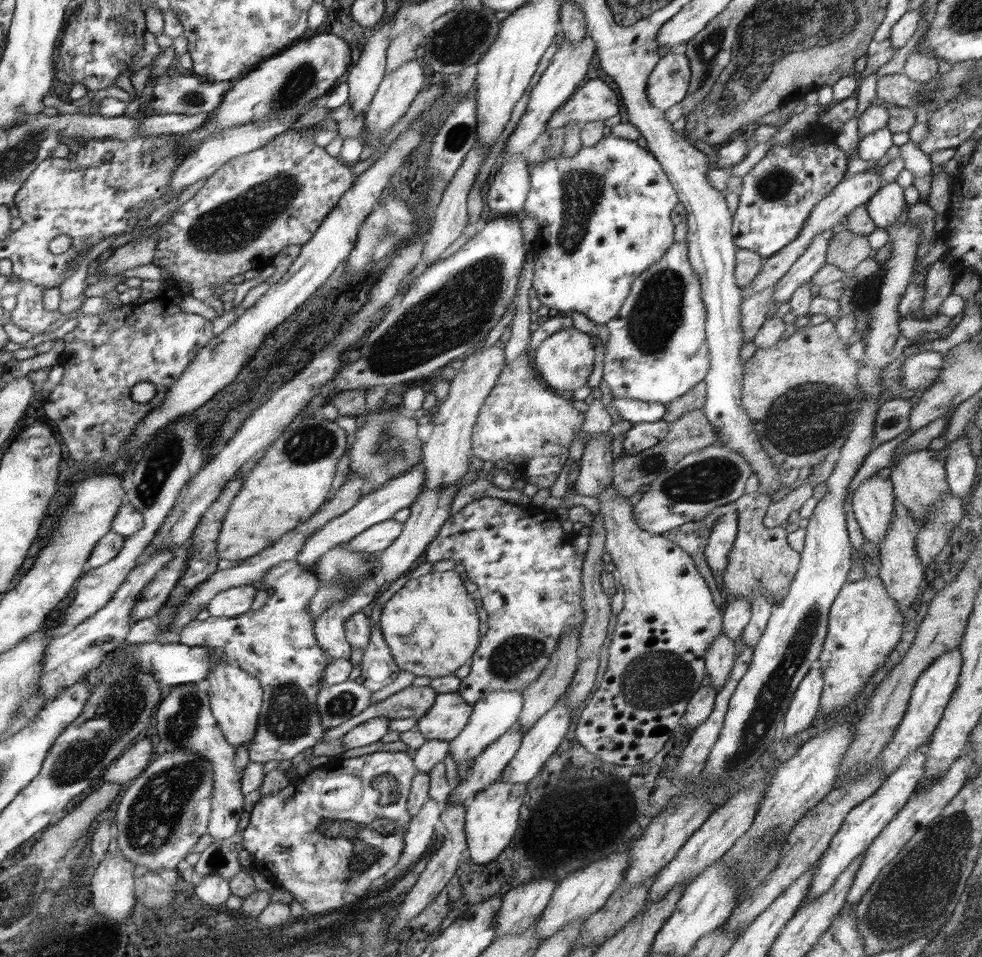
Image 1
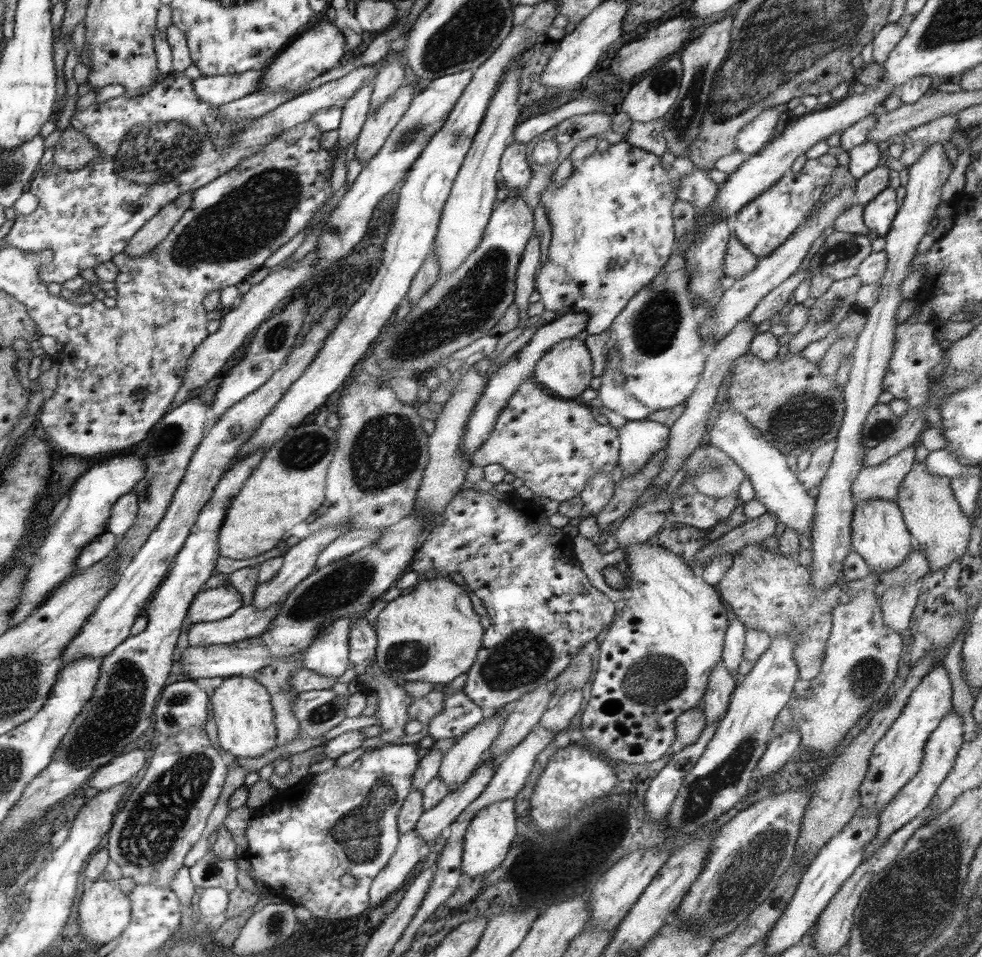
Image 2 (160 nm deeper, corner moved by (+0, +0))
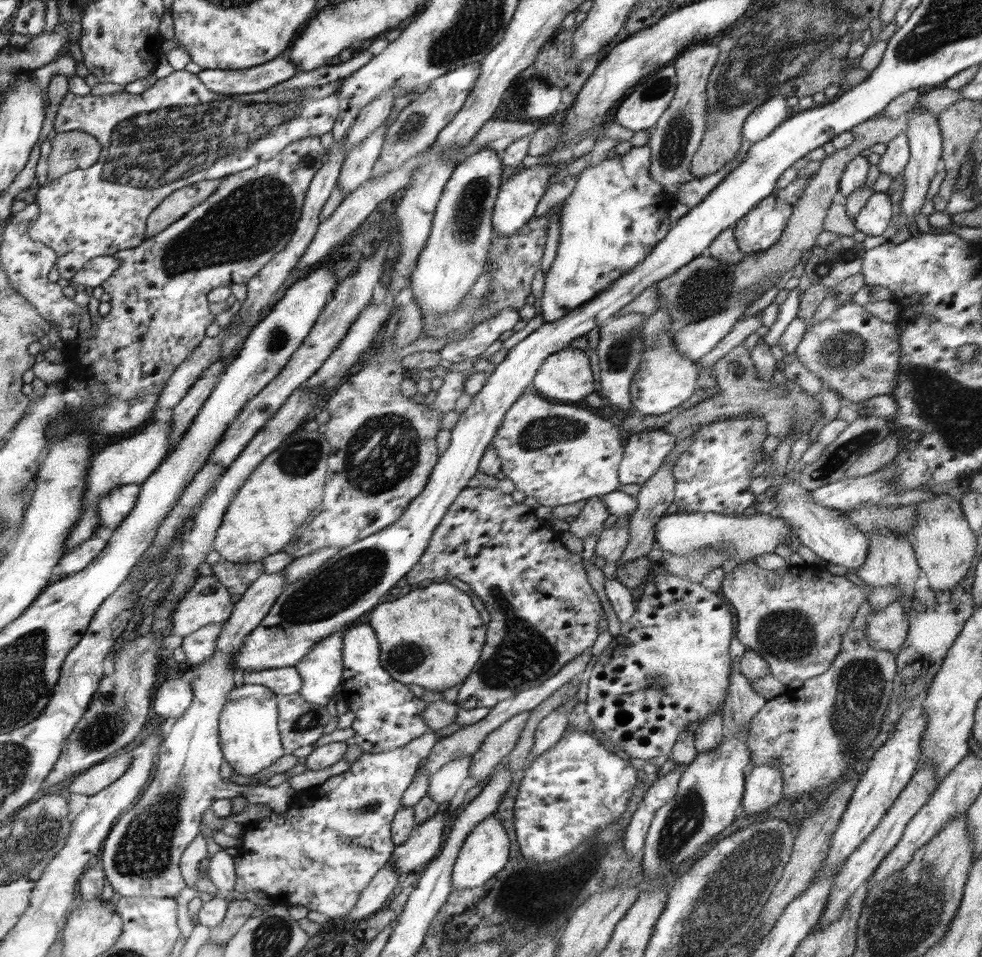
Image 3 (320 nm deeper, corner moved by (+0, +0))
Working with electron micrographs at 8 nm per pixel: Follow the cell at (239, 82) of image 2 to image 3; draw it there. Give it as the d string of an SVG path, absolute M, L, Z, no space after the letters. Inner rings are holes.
M288 55L274 58L270 63L244 70L203 69L198 78L218 94L252 94L268 90L297 74Z

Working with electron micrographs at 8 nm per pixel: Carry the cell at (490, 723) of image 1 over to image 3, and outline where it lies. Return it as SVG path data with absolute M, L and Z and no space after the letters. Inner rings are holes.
M470 756L453 760L429 776L428 796L436 804L444 804L454 798L464 779L469 776Z

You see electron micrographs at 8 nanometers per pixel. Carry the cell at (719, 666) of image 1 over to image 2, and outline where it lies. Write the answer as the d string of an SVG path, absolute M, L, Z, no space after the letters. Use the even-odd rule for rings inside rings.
M723 665L715 666L714 673L711 673L709 686L705 693L705 705L703 711L708 724L715 724L726 714L732 692L737 685L736 679Z

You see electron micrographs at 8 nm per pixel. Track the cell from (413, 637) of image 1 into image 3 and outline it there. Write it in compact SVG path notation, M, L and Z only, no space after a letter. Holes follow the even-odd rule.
M434 580L428 587L412 587L404 597L391 598L371 610L369 625L380 642L381 661L398 682L441 693L466 682L486 644L486 626L468 591L458 590L455 581Z

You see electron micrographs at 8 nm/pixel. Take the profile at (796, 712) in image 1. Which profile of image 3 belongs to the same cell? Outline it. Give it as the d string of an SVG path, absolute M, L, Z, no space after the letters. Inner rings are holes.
M775 760L750 767L745 776L741 810L744 814L760 814L783 798L783 780Z

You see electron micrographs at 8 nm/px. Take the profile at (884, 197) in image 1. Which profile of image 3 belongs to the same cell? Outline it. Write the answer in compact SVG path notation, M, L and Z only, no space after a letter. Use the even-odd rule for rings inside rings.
M878 192L870 196L870 200L855 216L855 227L867 236L880 236L892 220L892 200L887 192Z

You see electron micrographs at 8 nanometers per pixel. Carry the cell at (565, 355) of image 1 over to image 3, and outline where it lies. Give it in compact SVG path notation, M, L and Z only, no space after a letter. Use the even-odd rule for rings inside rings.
M572 346L551 353L551 355L546 358L544 364L538 369L536 376L533 378L531 389L552 403L574 404L579 400L586 399L590 394L595 392L594 374L592 374L588 356L586 356L584 352L580 352L580 349Z

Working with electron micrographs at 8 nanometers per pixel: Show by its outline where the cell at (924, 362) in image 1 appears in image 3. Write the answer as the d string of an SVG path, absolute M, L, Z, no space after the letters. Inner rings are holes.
M846 301L842 303L834 312L821 321L807 322L806 332L803 334L802 340L797 346L796 354L798 354L798 362L801 362L810 372L813 372L818 378L825 380L828 383L829 389L840 395L843 403L862 403L863 400L873 398L874 396L891 396L897 383L898 369L899 369L899 342L898 329L894 322L884 322L875 316L872 316L862 305L856 304L854 301Z

